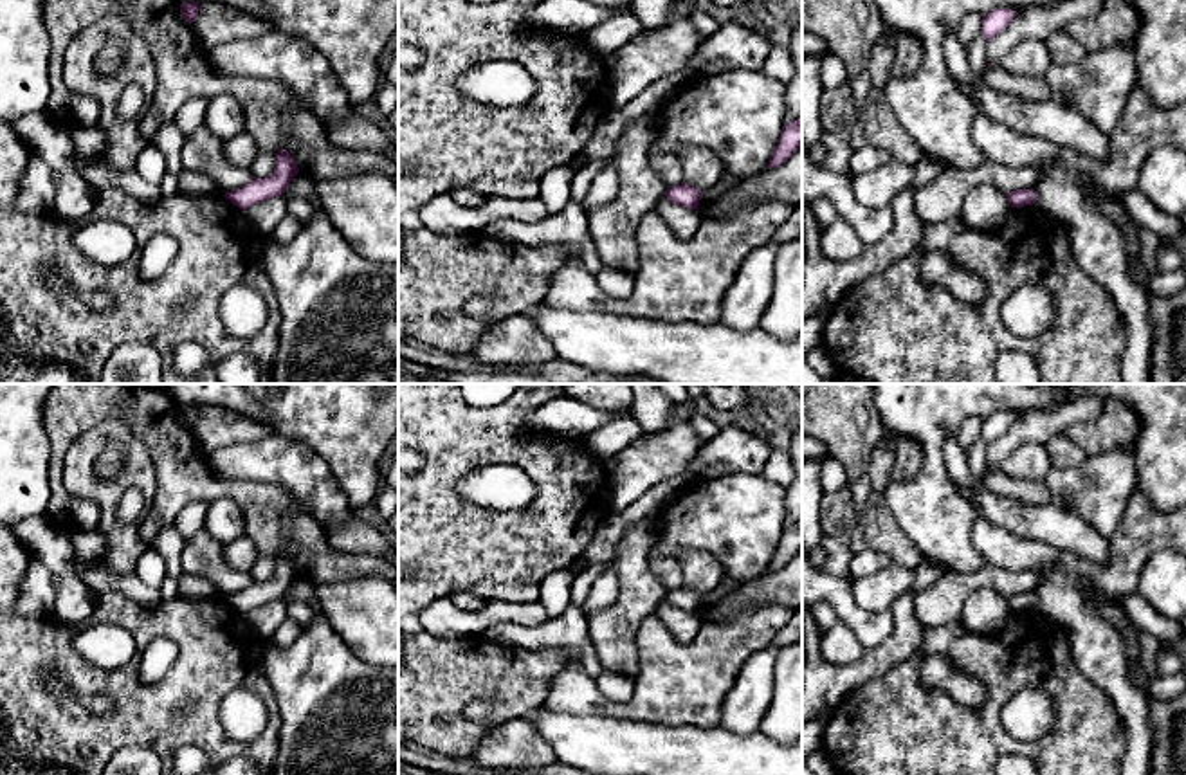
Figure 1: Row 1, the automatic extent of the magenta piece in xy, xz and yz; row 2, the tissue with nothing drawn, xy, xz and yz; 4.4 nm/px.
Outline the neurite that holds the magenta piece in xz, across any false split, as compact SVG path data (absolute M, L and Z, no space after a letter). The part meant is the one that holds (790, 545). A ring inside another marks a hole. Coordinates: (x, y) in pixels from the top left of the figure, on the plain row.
M802 521L782 530L779 546L771 555L768 571L775 573L784 568L802 550Z

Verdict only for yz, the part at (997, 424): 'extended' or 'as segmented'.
as segmented

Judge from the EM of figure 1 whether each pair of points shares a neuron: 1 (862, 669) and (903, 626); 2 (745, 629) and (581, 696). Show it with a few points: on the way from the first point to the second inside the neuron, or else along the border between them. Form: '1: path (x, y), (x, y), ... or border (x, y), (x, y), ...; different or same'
1: path (875, 664), (900, 638); same
2: path (703, 669), (642, 707), (622, 709); same

